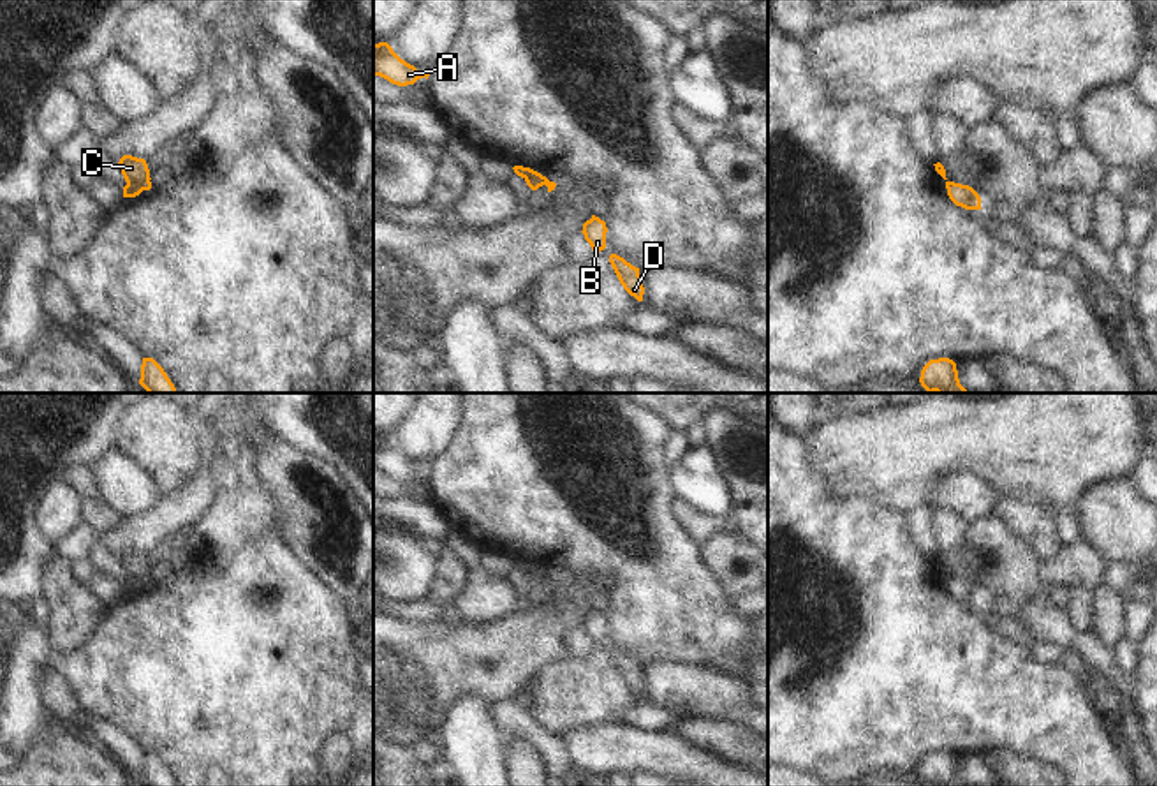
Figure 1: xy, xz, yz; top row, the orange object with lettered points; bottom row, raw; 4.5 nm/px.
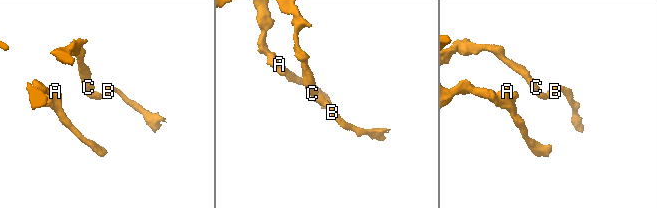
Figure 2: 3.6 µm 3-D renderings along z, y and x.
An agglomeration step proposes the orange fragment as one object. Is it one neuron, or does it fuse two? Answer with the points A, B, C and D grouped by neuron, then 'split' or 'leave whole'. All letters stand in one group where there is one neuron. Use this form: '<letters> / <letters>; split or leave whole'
A C / B D; split

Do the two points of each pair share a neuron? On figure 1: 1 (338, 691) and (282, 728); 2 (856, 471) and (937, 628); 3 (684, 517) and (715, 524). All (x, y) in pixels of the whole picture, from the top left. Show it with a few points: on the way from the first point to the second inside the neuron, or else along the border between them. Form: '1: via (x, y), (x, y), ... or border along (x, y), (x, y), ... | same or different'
1: via (324, 691), (319, 691), (296, 714) | same
2: border along (832, 494), (835, 497), (867, 497), (907, 517) | different
3: via (691, 522), (708, 524) | same

